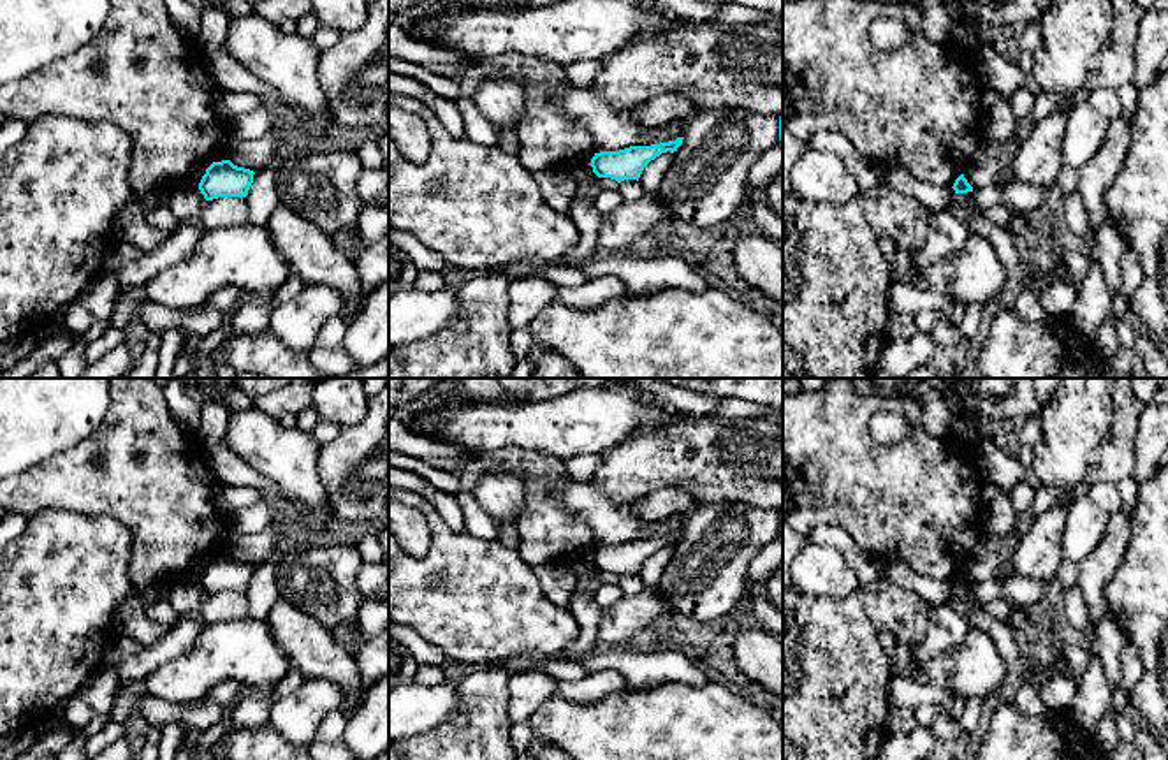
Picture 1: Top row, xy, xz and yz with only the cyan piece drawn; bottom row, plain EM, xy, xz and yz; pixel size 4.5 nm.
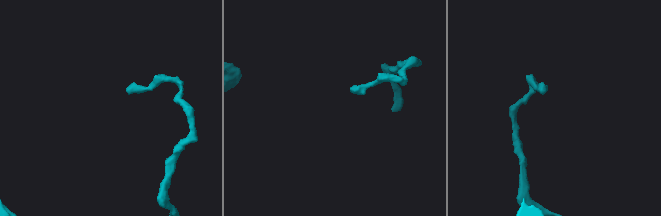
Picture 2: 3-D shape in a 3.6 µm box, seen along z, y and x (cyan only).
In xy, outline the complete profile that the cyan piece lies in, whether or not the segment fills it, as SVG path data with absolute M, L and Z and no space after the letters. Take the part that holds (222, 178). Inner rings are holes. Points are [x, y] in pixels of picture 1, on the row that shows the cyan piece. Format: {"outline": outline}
{"outline": "M230 160L213 162L199 183L206 201L218 197L246 197L253 183L253 171L237 167Z"}

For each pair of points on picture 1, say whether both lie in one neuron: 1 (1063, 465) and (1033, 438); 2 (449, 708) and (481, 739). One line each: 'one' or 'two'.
1: two
2: two

